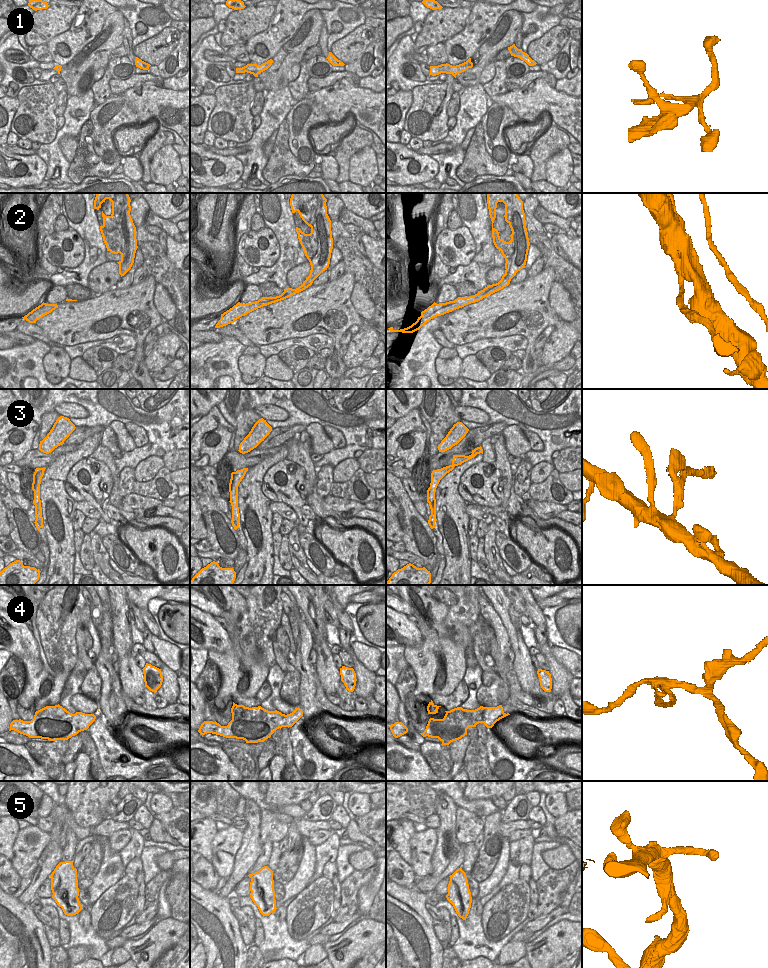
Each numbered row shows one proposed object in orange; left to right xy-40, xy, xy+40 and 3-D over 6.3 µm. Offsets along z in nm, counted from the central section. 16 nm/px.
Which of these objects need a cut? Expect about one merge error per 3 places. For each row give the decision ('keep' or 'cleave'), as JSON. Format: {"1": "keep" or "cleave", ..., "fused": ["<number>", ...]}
{"1": "keep", "2": "cleave", "3": "cleave", "4": "cleave", "5": "keep", "fused": ["2", "3", "4"]}

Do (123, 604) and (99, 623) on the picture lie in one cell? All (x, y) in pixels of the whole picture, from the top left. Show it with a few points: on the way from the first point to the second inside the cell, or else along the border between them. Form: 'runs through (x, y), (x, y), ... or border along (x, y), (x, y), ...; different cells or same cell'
border along (108, 595), (111, 611), (111, 632), (113, 636); different cells

